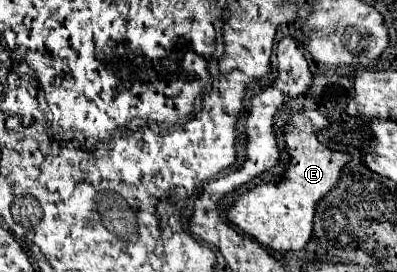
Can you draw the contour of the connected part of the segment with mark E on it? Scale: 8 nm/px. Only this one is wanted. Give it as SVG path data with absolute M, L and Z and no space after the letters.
M316 111L316 119L310 121L302 113L294 113L284 127L284 141L288 151L288 163L284 165L284 173L278 183L264 183L246 193L238 195L230 207L226 209L228 219L254 237L260 245L272 251L298 251L304 249L312 235L312 219L316 203L336 185L336 179L348 163L350 155L342 151L334 151L324 147L316 131L324 129L330 121Z

